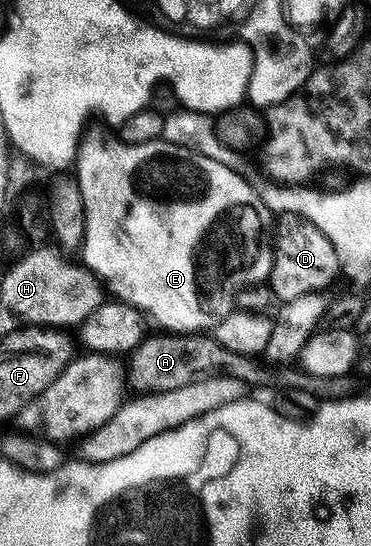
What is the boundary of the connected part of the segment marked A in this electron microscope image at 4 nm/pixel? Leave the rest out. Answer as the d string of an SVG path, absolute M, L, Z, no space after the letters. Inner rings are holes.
M158 334L162 336L147 335L137 348L129 353L130 360L124 364L124 380L129 391L134 394L147 392L163 392L164 390L177 390L180 386L192 386L192 382L200 382L213 376L231 376L237 380L247 381L248 376L254 372L255 361L249 356L240 356L224 350L220 342L216 342L210 334Z

